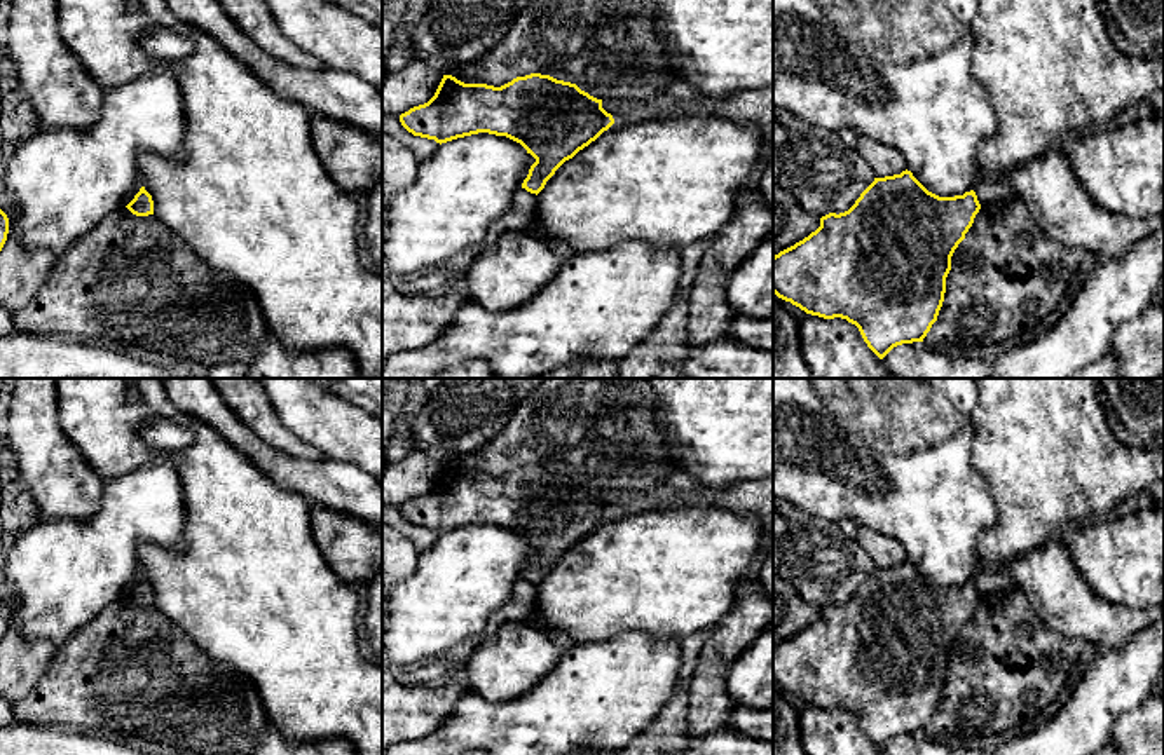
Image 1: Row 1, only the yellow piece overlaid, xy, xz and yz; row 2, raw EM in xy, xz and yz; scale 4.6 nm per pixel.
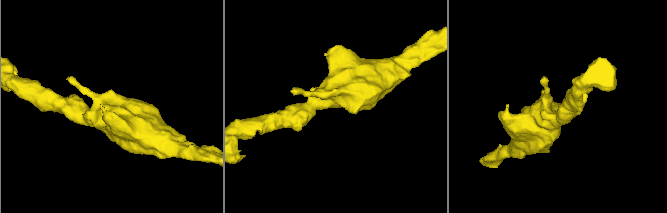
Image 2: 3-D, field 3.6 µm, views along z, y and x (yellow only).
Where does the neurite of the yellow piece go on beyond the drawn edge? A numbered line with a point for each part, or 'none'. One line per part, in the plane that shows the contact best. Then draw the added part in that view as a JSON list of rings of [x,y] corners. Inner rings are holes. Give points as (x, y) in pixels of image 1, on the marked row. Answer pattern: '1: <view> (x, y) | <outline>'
none

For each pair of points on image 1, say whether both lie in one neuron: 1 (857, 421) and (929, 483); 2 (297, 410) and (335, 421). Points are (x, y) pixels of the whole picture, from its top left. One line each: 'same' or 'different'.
1: same
2: same

